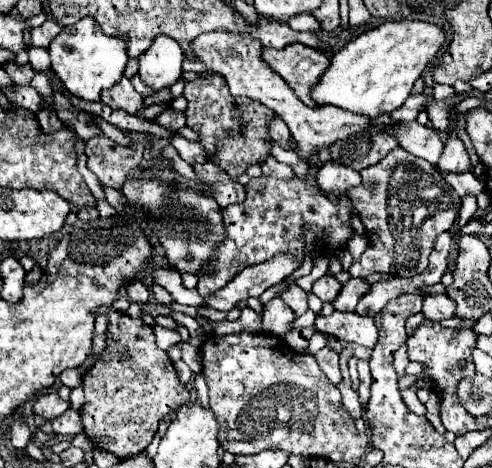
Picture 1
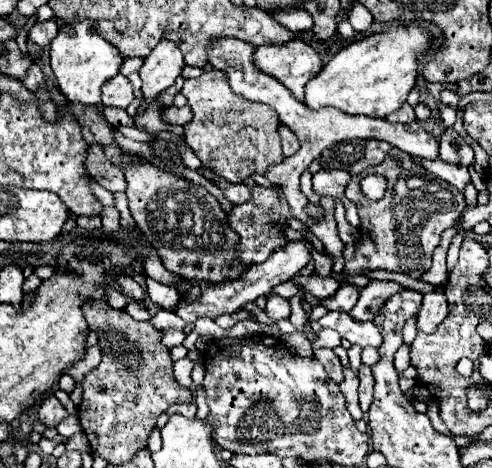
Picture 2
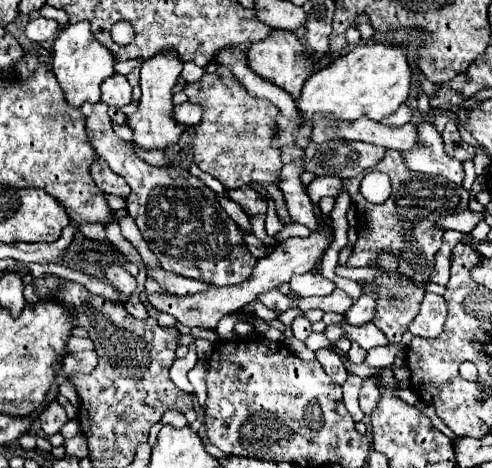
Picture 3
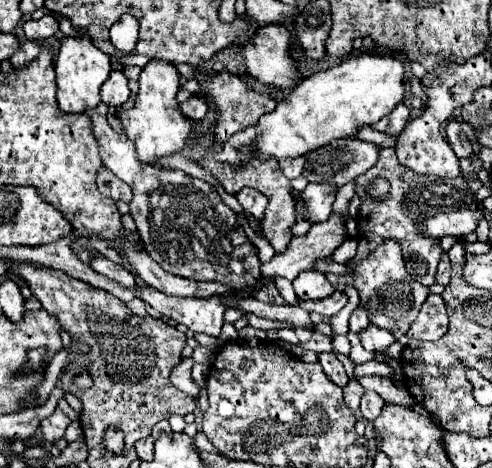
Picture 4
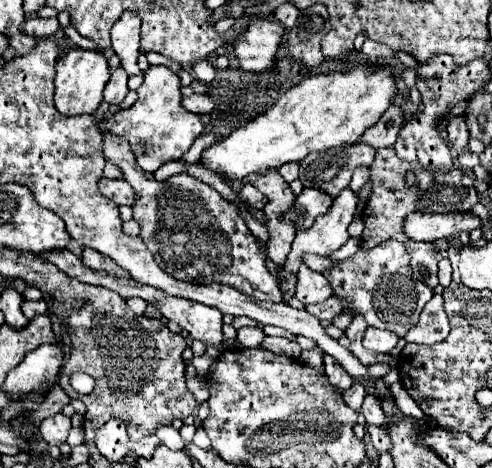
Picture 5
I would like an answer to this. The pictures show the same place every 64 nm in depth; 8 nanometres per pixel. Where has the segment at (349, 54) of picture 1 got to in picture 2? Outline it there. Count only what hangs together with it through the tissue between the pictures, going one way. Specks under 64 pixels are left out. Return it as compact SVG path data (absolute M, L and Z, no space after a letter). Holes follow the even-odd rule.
M398 26L382 34L366 36L358 42L342 48L308 84L306 84L306 106L310 110L320 110L324 106L334 106L346 114L364 114L370 118L386 118L390 112L396 112L408 98L410 90L416 84L418 74L418 56L424 54L430 46L430 36L424 28L418 26Z

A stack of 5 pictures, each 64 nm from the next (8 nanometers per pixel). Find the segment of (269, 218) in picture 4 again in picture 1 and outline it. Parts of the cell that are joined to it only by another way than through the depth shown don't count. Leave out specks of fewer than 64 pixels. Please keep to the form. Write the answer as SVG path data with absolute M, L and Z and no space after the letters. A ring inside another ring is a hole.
M210 72L196 80L186 82L184 98L188 100L186 106L186 126L198 134L198 142L204 148L206 160L214 162L218 168L228 172L232 180L238 180L250 166L262 166L270 154L270 134L268 124L274 118L270 108L264 104L248 98L234 98L228 92L224 76L218 72Z

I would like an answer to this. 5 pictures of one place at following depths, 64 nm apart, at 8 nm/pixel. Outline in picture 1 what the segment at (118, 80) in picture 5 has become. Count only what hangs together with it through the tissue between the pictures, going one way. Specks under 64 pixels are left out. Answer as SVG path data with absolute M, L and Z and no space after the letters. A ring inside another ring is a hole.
M126 76L120 78L118 84L114 84L112 88L102 92L102 102L110 108L120 108L126 110L130 114L136 114L142 106L142 96L134 90L134 86L130 84L130 80Z

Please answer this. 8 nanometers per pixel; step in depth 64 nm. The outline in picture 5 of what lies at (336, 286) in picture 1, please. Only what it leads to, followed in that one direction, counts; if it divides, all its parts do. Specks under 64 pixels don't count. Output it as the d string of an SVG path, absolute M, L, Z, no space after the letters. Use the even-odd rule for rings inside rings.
M306 264L298 268L298 284L296 284L296 298L304 304L318 304L332 296L332 288L328 280L320 274L310 270Z

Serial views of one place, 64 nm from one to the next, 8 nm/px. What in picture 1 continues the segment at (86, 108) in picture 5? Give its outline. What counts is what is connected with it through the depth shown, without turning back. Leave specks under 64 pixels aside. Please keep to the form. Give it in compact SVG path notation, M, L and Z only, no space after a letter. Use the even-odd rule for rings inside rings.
M82 18L74 26L62 28L62 32L52 40L50 48L52 70L60 78L66 92L86 102L98 102L100 92L116 84L124 76L124 68L128 62L126 42L120 38L104 36L100 26L92 18Z

